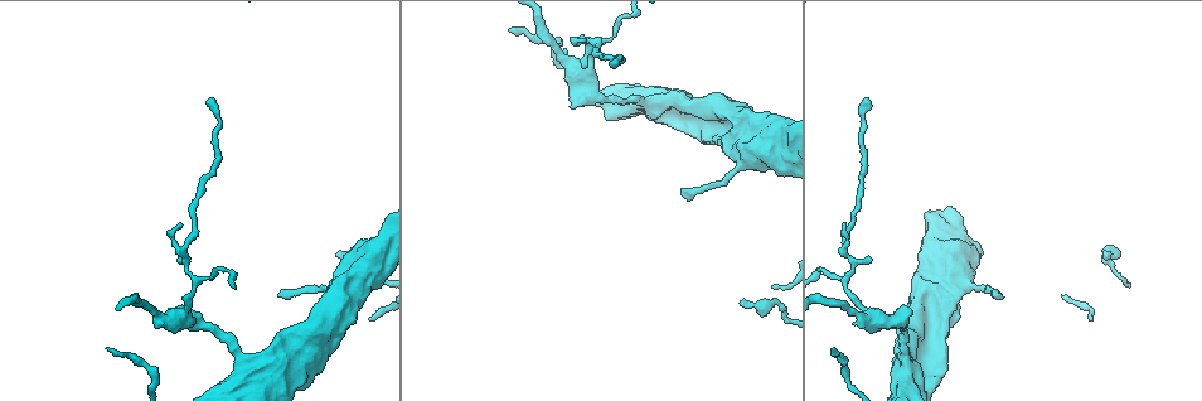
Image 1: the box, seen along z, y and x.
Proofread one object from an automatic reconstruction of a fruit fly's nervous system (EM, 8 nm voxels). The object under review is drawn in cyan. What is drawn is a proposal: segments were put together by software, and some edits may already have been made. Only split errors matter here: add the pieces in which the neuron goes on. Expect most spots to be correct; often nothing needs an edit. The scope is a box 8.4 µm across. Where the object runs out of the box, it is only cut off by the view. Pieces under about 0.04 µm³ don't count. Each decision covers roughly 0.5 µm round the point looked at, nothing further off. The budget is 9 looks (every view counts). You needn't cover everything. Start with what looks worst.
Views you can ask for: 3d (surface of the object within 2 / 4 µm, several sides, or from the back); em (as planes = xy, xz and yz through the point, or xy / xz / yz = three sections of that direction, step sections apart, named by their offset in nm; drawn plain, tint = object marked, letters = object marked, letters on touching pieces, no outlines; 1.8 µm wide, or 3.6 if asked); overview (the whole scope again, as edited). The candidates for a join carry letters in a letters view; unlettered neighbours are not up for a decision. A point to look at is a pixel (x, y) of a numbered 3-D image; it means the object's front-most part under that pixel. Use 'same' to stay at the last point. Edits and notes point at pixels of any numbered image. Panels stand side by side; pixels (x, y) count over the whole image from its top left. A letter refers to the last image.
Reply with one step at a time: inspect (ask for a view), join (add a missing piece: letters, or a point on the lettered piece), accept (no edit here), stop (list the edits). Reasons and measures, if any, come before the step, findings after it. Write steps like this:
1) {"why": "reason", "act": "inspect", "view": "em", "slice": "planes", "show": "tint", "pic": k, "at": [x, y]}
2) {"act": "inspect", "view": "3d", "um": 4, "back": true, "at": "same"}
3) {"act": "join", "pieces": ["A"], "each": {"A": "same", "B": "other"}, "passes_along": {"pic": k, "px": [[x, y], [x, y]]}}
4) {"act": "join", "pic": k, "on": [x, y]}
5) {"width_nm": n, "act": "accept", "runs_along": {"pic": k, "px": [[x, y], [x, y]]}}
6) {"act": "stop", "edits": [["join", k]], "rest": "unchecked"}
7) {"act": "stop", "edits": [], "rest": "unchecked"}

{"why": "thin end", "act": "inspect", "view": "em", "slice": "planes", "show": "letters", "pic": 1, "at": [281, 295]}

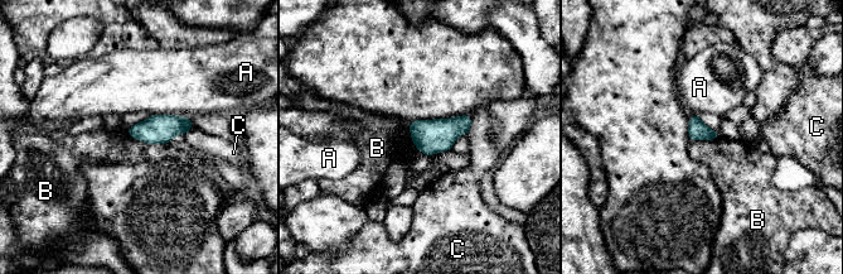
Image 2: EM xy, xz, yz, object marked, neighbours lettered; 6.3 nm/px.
{"width_nm": 110, "act": "accept", "each": {"A": "other", "B": "other", "C": "other"}, "border": {"pic": 2, "px": [[126, 133], [144, 142], [168, 144]]}, "found": "no lettered piece goes on from it"}

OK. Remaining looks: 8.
{"why": "thin arm on a thick one", "act": "inspect", "view": "3d", "um": 4, "pic": 1, "at": [257, 363]}

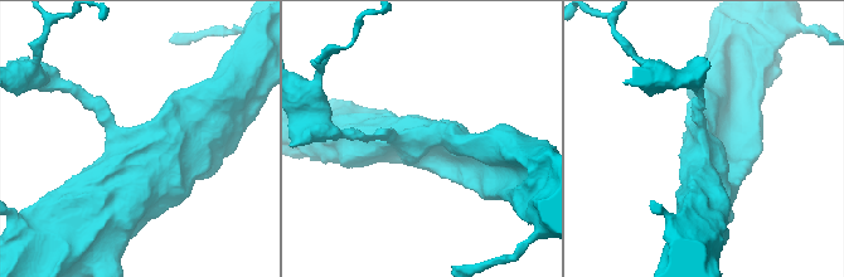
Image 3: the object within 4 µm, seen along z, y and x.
{"act": "inspect", "view": "em", "um": 3.6, "slice": "xz", "step": 8, "show": "tint", "pic": 3, "at": [701, 140]}

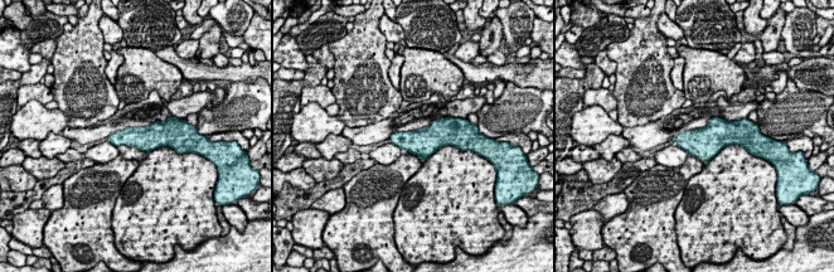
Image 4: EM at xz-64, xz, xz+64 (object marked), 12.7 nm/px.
{"act": "inspect", "view": "em", "um": 3.6, "slice": "planes", "show": "letters", "at": "same"}

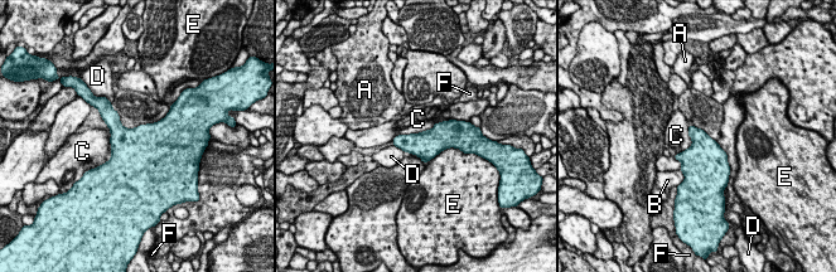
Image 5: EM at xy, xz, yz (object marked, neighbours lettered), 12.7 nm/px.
{"width_nm": 360, "act": "accept", "each": {"A": "other", "B": "other", "C": "other", "D": "other", "E": "other", "F": "other"}, "border": {"pic": 5, "px": [[449, 118], [391, 140]]}, "found": "none of them fits"}

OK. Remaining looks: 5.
{"why": "long arm stops here", "act": "inspect", "view": "em", "slice": "planes", "show": "plain", "pic": 1, "at": [208, 102]}

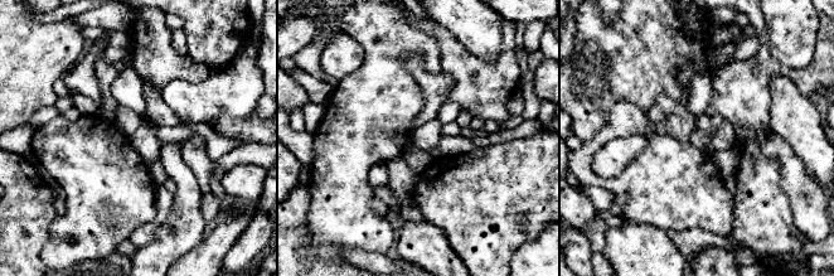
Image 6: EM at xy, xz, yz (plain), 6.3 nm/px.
{"why": "what lies round it", "act": "inspect", "view": "em", "slice": "planes", "show": "letters", "at": "same"}

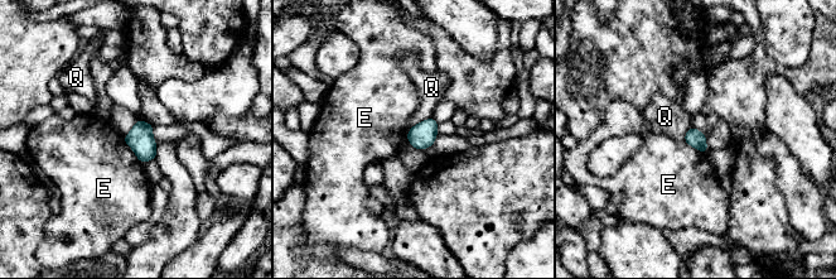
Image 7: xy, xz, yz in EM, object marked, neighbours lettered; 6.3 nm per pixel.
{"act": "accept", "each": {"E": "other", "Q": "other"}, "border": {"pic": 7, "px": [[122, 138], [141, 163]]}, "found": "no lettered piece goes on from it"}

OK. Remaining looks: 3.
{"why": "abrupt turn", "act": "inspect", "view": "em", "um": 3.6, "slice": "xz", "step": 16, "show": "tint", "pic": 1, "at": [958, 255]}

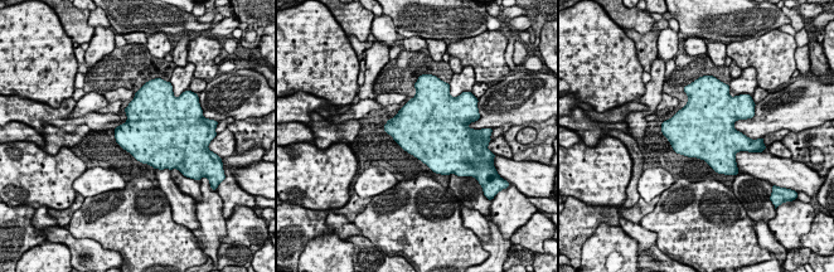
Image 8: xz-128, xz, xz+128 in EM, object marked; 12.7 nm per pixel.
{"why": "cut it another way", "act": "inspect", "view": "em", "um": 3.6, "slice": "planes", "show": "letters", "at": "same"}

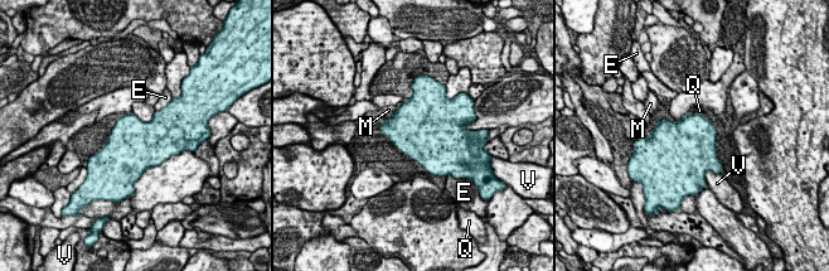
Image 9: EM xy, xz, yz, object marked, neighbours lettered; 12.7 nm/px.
{"width_nm": 650, "act": "accept", "each": {"E": "other", "M": "other", "Q": "other", "V": "other"}, "border": {"pic": 9, "px": [[155, 111], [149, 121], [132, 112]]}, "found": "no lettered piece goes on from it"}

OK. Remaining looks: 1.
{"act": "stop", "edits": [], "rest": "unchecked"}

